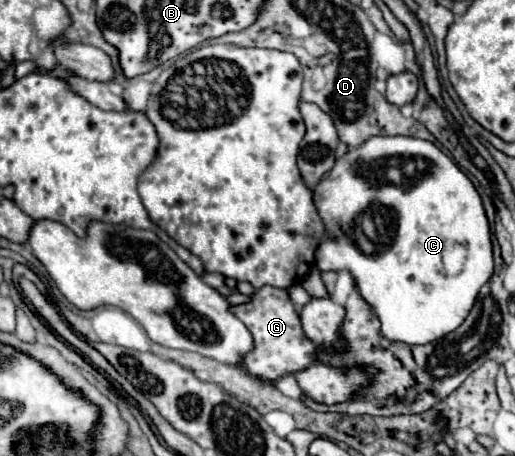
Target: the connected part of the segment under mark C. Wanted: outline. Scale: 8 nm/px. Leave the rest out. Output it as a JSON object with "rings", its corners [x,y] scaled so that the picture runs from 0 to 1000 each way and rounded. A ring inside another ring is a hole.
{"rings":[[[724,298],[709,307],[697,325],[674,329],[674,338],[619,395],[608,412],[608,447],[631,496],[631,522],[612,553],[612,583],[623,596],[674,592],[685,605],[701,654],[736,693],[740,732],[759,750],[829,754],[887,724],[907,697],[934,627],[957,601],[953,504],[934,434],[918,399],[841,311],[790,298]],[[759,338],[798,338],[810,377],[798,377],[779,408],[748,399],[728,417],[732,395],[724,360]],[[724,443],[736,443],[740,452],[736,504],[689,509],[689,478]]]}

